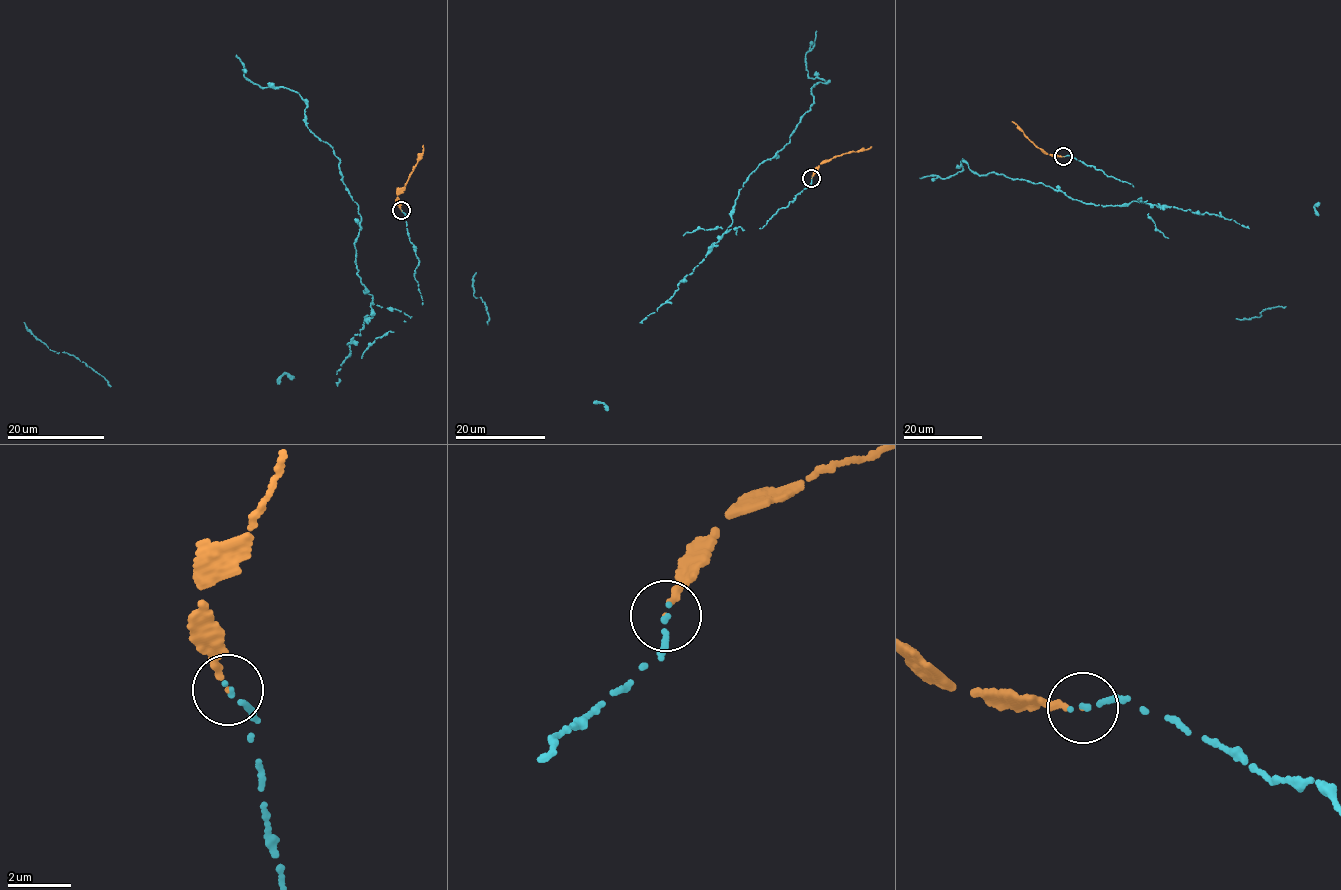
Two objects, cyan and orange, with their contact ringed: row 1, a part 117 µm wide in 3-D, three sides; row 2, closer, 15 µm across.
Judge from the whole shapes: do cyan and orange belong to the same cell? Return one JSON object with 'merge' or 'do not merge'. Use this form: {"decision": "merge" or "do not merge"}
{"decision": "do not merge"}

